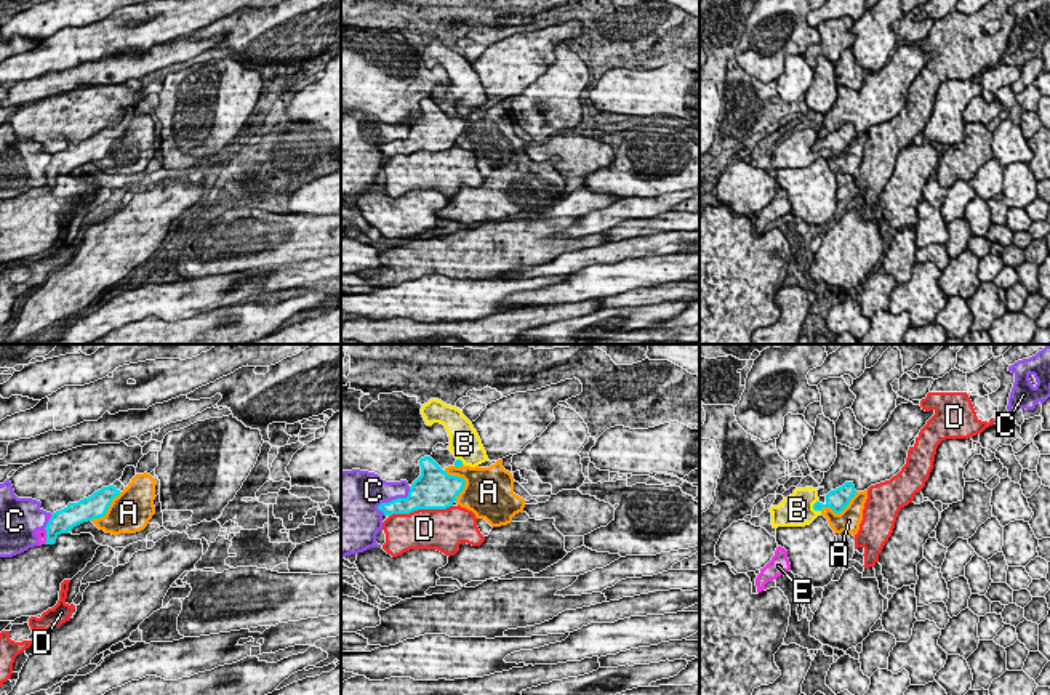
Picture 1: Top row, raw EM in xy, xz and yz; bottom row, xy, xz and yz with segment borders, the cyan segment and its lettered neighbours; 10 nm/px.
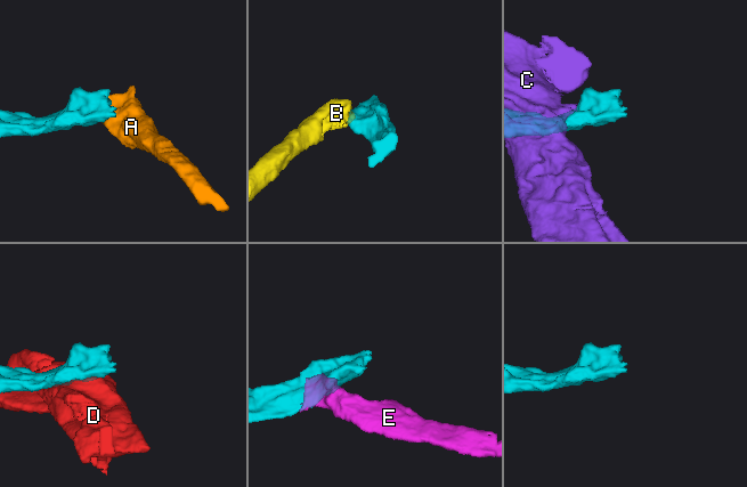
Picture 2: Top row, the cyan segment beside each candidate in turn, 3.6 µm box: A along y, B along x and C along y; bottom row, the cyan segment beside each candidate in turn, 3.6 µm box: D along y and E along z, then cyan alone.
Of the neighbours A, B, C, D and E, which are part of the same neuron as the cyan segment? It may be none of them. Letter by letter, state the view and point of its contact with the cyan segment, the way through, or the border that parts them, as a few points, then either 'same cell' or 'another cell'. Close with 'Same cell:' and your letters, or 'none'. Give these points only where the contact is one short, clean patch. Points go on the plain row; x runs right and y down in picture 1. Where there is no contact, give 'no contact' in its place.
A: meets cyan in xz at (464, 122); another cell
B: meets cyan in yz at (813, 149); border along yz (817, 141), (813, 149), (820, 152); another cell
C: meets cyan in xz at (394, 141); another cell
D: meets cyan in xz at (420, 149); another cell
E: meets cyan in xy at (47, 178); border along xy (45, 170), (44, 184); another cell
Same cell: none

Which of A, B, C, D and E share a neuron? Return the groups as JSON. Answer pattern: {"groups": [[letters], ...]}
{"groups": [["A", "B"], ["C", "E"], ["D"]]}

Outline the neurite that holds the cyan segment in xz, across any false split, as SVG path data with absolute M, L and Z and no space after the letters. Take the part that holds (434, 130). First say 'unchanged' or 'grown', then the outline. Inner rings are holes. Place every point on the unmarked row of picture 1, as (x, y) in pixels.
unchanged | M431 98L421 99L419 107L421 117L411 125L407 139L397 139L378 147L384 157L453 147L466 122L458 117L448 117Z

